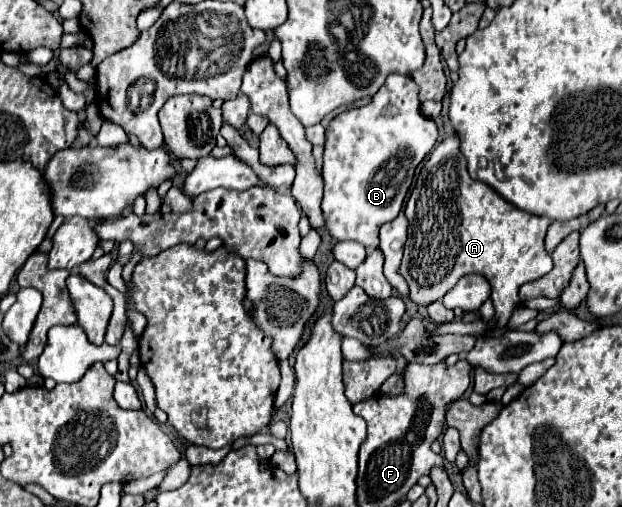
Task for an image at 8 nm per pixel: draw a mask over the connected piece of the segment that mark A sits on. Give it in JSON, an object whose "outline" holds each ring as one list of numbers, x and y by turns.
{"outline":[[456,134,444,138,428,158,422,162,420,174,416,178,416,186,406,204,408,226,408,242,404,246,404,258,400,264,400,274,410,286,410,298,416,304,430,304,440,300,462,276,466,274,482,274,492,286,492,302,496,308,496,316,490,322,490,334,502,336,506,332,504,322,508,322,508,314,518,306,518,288,526,282,532,282,552,270,552,258,544,248,544,236,550,226,548,218,534,216,522,212,520,208,506,202,498,196,488,184,472,180,466,170,466,160,458,150]]}

